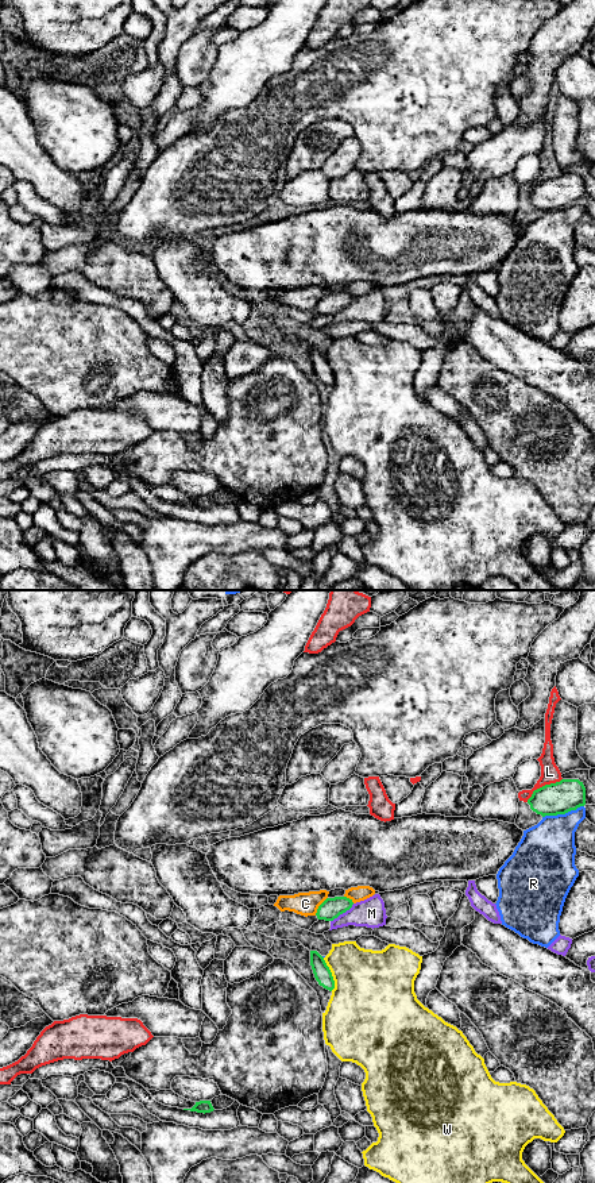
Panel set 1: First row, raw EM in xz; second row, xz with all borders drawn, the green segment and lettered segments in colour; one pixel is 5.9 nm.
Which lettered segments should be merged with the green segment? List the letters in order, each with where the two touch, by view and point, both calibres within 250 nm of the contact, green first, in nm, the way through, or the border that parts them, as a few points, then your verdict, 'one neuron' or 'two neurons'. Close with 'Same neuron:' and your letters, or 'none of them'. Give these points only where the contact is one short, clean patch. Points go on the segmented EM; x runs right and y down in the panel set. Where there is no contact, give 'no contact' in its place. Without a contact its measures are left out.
C: contact xz (319, 906); calibres 120 and 140 nm; border xz (327, 897), (315, 914); two neurons
L: contact xz (543, 786); calibres 190 and 110 nm; two neurons
M: contact xz (342, 913); calibres 120 and 170 nm; border xz (354, 904), (331, 921); two neurons
R: contact xz (563, 813); calibres 190 and 340 nm; two neurons
W: contact xz (331, 974); calibres 100 and 440 nm; two neurons
Same neuron: none of them

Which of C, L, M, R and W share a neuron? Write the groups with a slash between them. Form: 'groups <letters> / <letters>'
groups C / L / M / R / W

